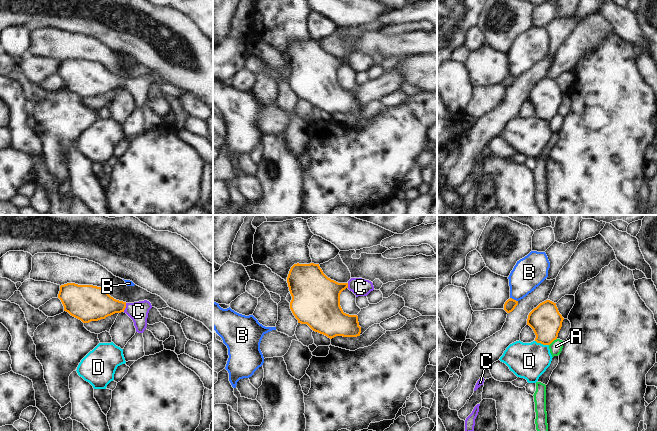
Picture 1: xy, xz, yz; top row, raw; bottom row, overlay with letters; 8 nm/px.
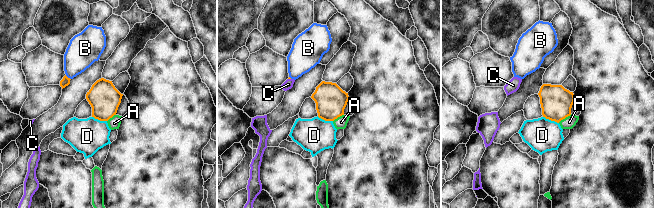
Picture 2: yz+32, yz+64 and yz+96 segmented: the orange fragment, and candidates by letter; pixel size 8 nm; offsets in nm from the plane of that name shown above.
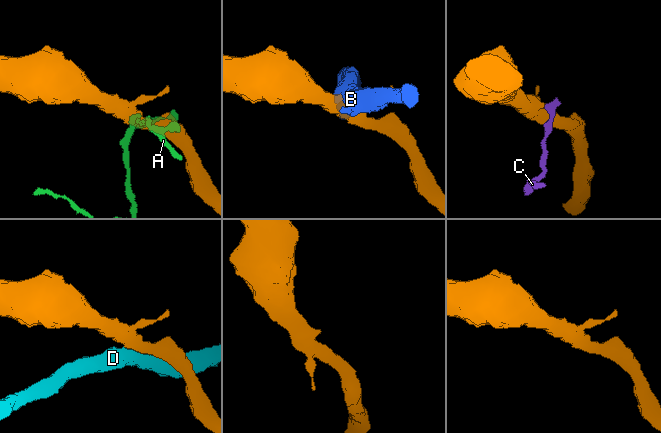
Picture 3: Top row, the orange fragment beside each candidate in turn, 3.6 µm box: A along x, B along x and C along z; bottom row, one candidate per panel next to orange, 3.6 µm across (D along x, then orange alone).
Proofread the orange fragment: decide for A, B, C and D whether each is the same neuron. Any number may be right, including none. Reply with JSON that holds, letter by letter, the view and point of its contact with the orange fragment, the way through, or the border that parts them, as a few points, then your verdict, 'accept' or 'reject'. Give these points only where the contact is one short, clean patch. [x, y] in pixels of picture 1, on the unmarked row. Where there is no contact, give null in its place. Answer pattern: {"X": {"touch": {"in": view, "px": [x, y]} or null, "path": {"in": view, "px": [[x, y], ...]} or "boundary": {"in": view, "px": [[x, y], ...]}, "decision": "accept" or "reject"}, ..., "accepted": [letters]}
{"A": {"touch": {"in": "yz", "px": [552, 117]}, "decision": "reject"}, "B": {"touch": {"in": "yz", "px": [513, 75]}, "decision": "reject"}, "C": {"touch": {"in": "xy", "px": [125, 83]}, "path": {"in": "xy", "px": [[94, 80], [125, 83], [138, 87]]}, "decision": "accept"}, "D": {"touch": {"in": "yz", "px": [542, 119]}, "decision": "reject"}, "accepted": ["C"]}

